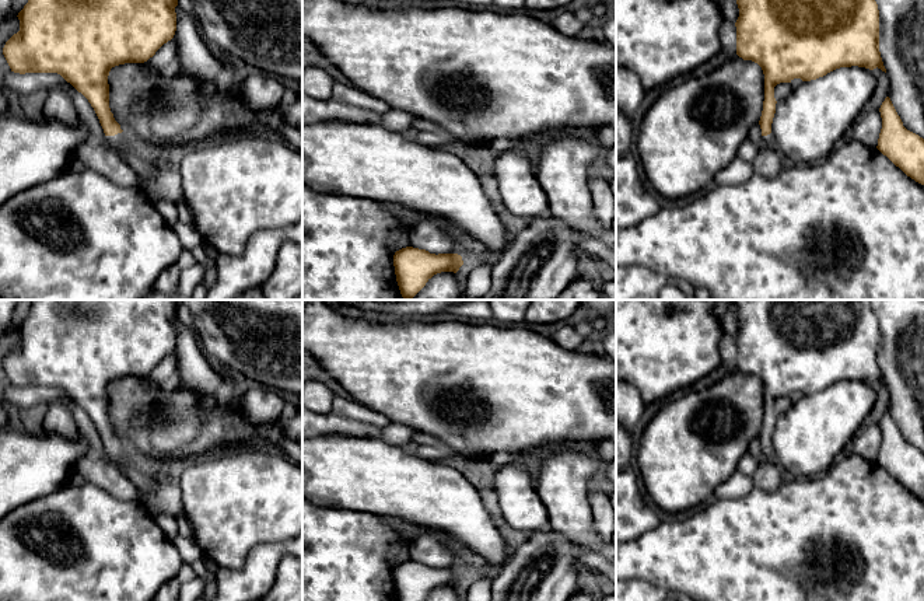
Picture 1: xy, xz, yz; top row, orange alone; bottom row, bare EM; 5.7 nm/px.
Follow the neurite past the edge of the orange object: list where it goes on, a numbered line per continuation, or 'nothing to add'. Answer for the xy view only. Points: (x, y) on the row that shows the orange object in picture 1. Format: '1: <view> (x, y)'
1: xy (143, 168)

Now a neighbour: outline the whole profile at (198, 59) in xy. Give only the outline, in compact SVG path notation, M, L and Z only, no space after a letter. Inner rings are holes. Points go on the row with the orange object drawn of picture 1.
M178 6L176 39L181 57L181 71L197 78L207 94L220 91L218 74L228 64L228 60L217 53L203 38L193 14L182 11Z

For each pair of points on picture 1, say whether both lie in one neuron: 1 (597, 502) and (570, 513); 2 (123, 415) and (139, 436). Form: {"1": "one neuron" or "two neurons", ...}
{"1": "two neurons", "2": "one neuron"}

